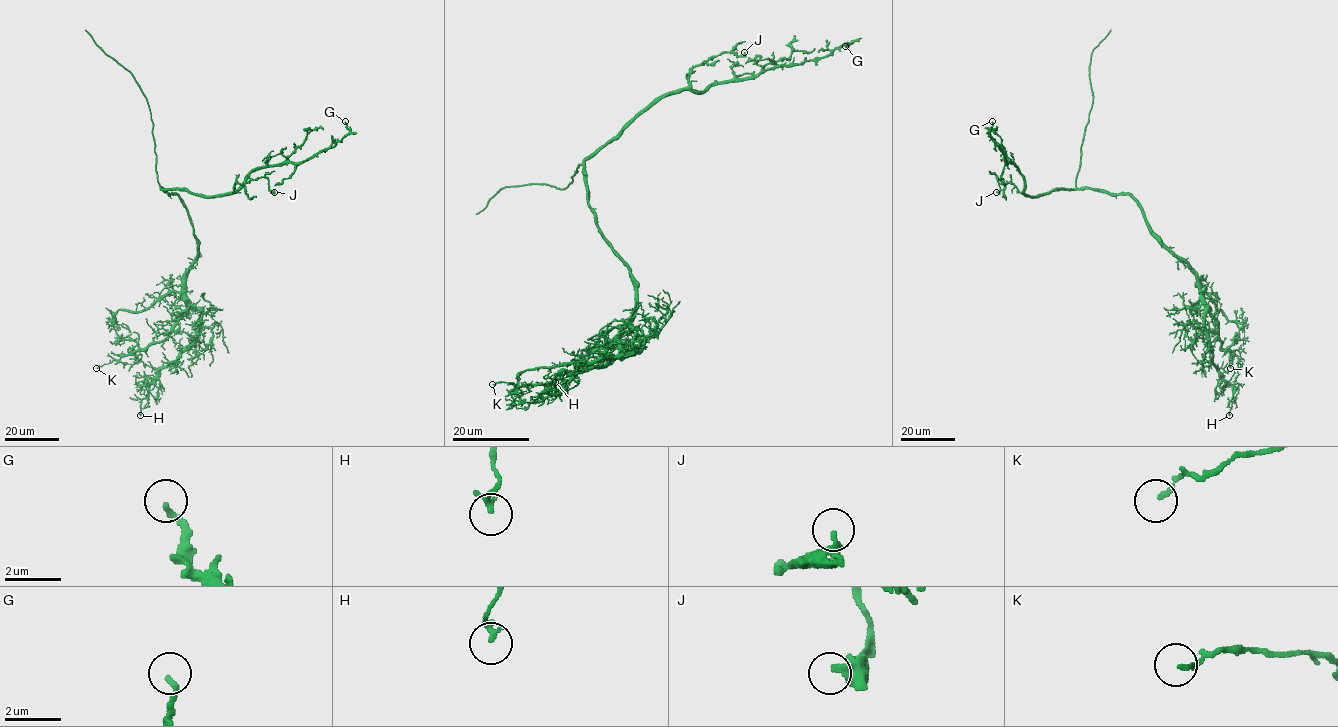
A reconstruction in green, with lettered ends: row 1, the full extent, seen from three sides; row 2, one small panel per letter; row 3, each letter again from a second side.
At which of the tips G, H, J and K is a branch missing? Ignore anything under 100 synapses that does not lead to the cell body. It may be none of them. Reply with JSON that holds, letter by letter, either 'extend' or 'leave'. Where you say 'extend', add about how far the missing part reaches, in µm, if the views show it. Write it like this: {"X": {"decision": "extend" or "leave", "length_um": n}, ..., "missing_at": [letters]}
{"G": {"decision": "leave"}, "H": {"decision": "leave"}, "J": {"decision": "leave"}, "K": {"decision": "leave"}, "missing_at": []}

